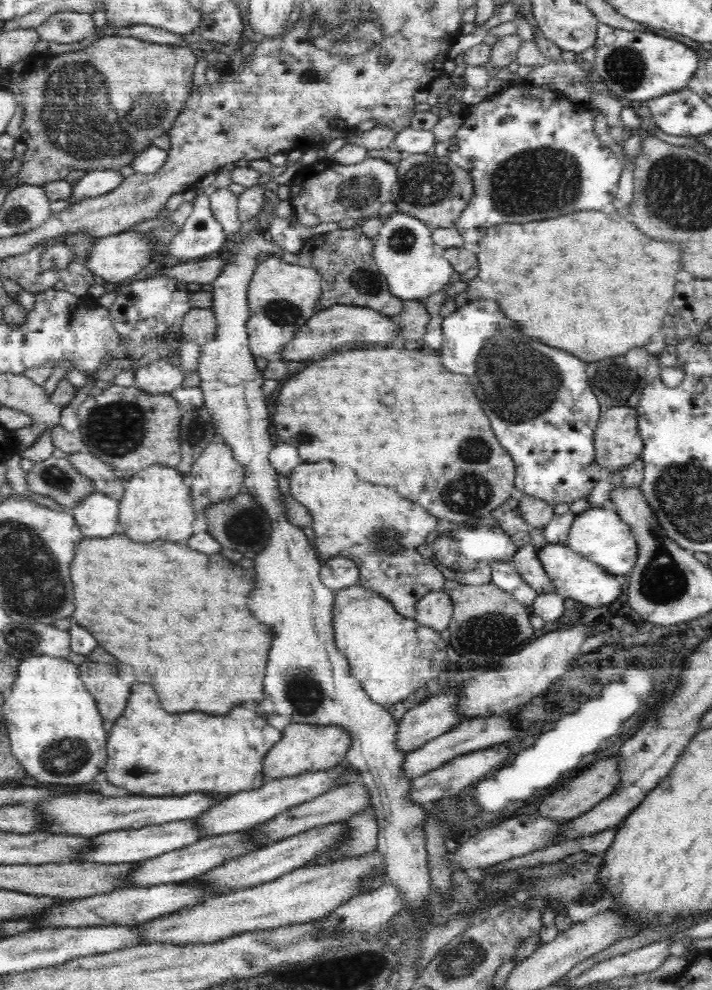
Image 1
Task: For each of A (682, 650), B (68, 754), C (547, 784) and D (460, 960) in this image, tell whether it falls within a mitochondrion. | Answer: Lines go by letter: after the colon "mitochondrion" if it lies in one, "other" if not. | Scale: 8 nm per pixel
A: other
B: mitochondrion
C: other
D: mitochondrion

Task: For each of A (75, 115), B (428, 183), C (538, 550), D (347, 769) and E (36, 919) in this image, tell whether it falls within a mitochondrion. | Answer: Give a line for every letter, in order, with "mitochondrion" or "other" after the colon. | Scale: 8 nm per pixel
A: mitochondrion
B: mitochondrion
C: other
D: other
E: other

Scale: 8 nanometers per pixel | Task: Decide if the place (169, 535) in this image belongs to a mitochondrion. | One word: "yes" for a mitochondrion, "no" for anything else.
no

